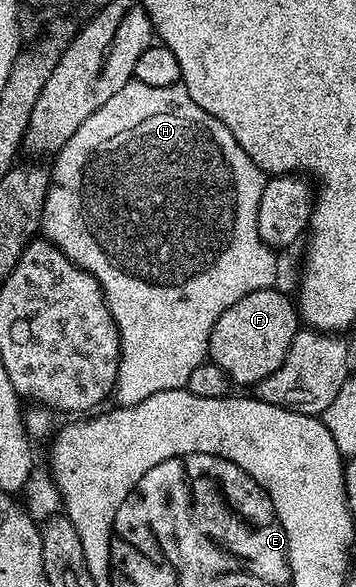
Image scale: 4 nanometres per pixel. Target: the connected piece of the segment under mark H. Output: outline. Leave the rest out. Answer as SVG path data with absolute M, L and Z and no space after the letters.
M131 79L123 88L116 90L96 114L84 118L84 126L68 138L68 142L53 157L50 168L50 189L44 202L41 235L50 240L76 266L83 268L88 274L100 282L102 293L106 299L108 310L118 327L120 337L120 358L118 359L118 377L114 383L113 399L121 407L144 402L144 398L152 398L152 394L164 390L185 388L188 377L196 366L207 363L210 350L212 326L216 326L216 318L228 310L240 298L252 294L256 290L275 287L274 279L278 276L278 260L275 253L260 238L260 230L256 226L256 214L260 210L260 194L264 194L267 173L261 172L240 150L240 142L232 138L230 131L216 118L212 118L188 94L182 83L172 86L144 86L144 82Z

